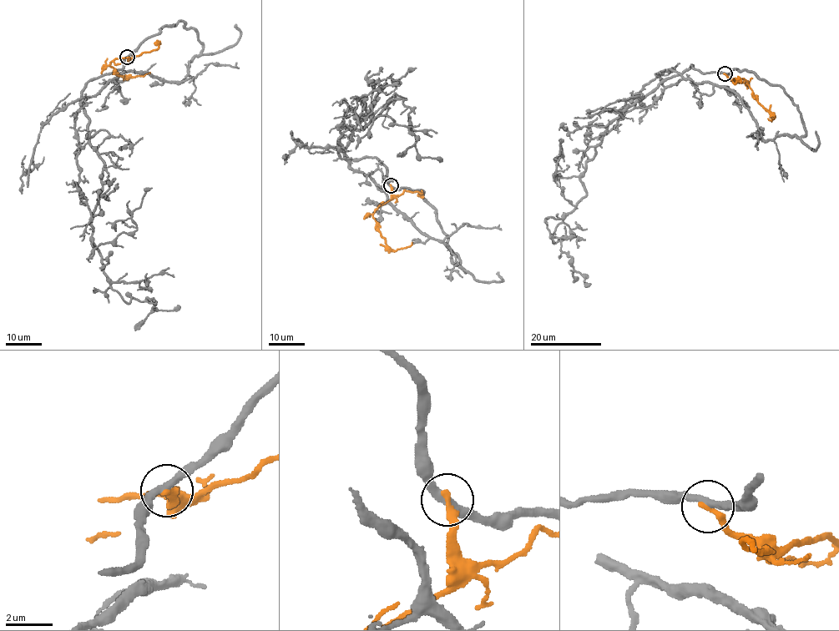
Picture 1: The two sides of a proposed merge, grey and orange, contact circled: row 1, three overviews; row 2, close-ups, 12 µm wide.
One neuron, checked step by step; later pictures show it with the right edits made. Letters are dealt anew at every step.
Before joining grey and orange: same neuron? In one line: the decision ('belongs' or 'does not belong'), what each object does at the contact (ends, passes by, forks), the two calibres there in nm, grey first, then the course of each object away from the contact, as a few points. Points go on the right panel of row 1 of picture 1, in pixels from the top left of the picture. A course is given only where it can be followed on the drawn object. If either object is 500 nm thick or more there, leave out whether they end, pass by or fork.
does not belong; grey passes by; orange ends there; 320 nm thick on the grey side, 320 nm on the other; grey runs (725, 74), (692, 64), (608, 125), (580, 179), (586, 194), (552, 240), (588, 285); orange runs (725, 74), (747, 81), (752, 95), (773, 119), (771, 122), (768, 118)

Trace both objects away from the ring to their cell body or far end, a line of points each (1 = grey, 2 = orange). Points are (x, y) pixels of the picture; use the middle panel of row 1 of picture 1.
1: (391, 185), (376, 158), (346, 159), (367, 116), (355, 115), (362, 129), (389, 116), (421, 158), (442, 160)
2: (391, 185), (391, 198), (373, 214), (376, 229), (393, 250), (406, 248), (412, 242)

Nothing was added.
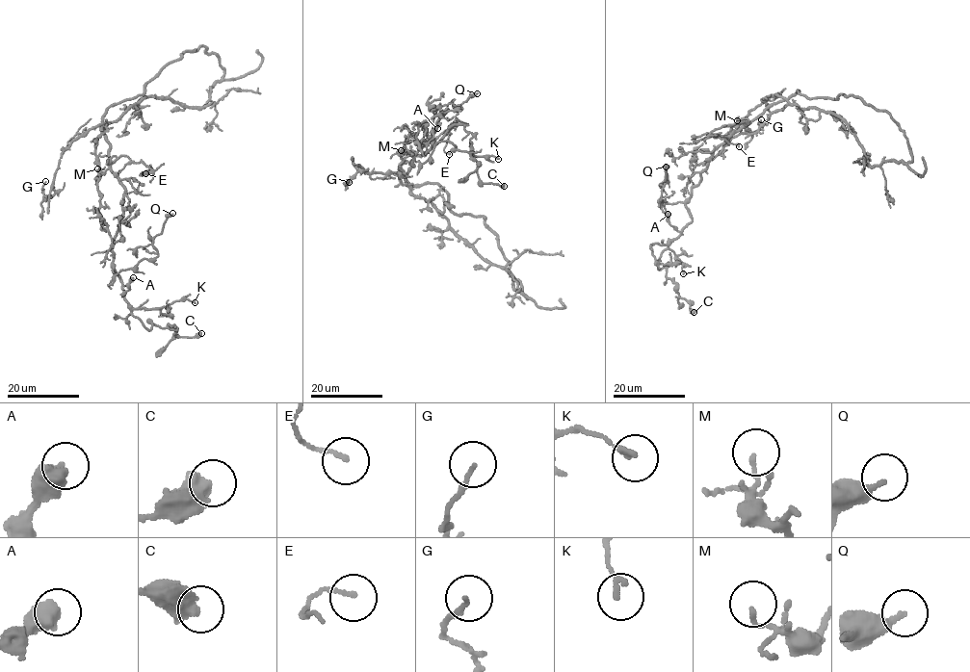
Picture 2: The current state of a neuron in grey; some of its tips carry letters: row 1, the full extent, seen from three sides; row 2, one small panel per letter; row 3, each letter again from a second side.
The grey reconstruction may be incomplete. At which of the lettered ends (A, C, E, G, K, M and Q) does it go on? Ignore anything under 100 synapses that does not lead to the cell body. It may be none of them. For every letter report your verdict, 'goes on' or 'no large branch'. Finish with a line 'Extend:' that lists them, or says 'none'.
A: no large branch
C: no large branch
E: no large branch
G: no large branch
K: no large branch
M: no large branch
Q: no large branch
Extend: none

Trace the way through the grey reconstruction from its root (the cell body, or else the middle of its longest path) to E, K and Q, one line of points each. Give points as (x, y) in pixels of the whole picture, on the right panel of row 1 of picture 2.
E: (754, 119), (747, 124), (744, 121), (734, 122), (711, 133), (739, 146)
K: (754, 119), (714, 151), (686, 204), (690, 223), (668, 244), (650, 245), (657, 262), (683, 263), (683, 273)
Q: (754, 119), (714, 151), (701, 180), (683, 202), (668, 203), (662, 196), (659, 201), (667, 182), (666, 167)

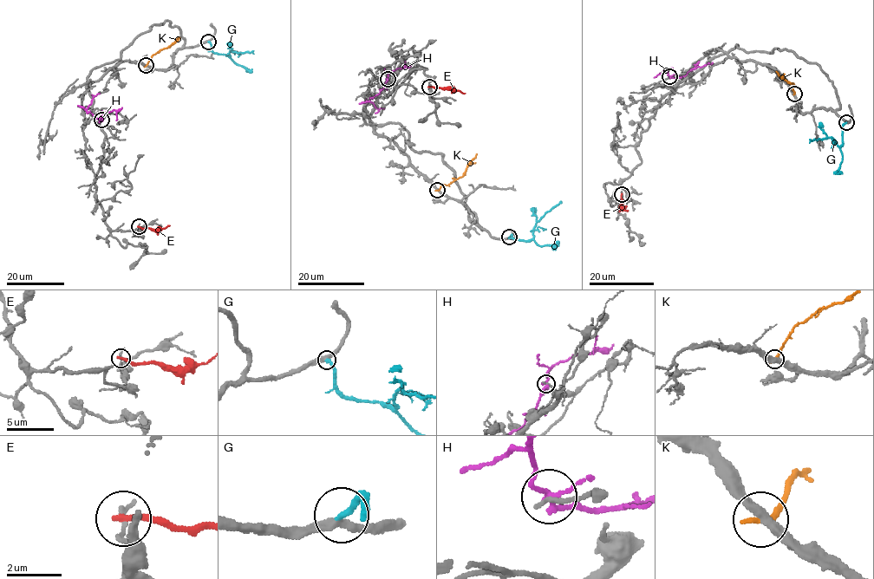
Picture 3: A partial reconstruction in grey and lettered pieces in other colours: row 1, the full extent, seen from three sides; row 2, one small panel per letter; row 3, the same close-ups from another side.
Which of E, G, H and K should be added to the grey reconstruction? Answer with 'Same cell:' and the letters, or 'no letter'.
Same cell: G

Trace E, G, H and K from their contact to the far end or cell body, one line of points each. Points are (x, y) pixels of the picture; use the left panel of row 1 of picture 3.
E: (138, 227), (160, 230), (170, 225)
G: (208, 42), (215, 53), (230, 55), (229, 51), (254, 54)
H: (101, 120), (87, 110), (94, 96), (100, 94)
K: (146, 65), (154, 55), (179, 37)

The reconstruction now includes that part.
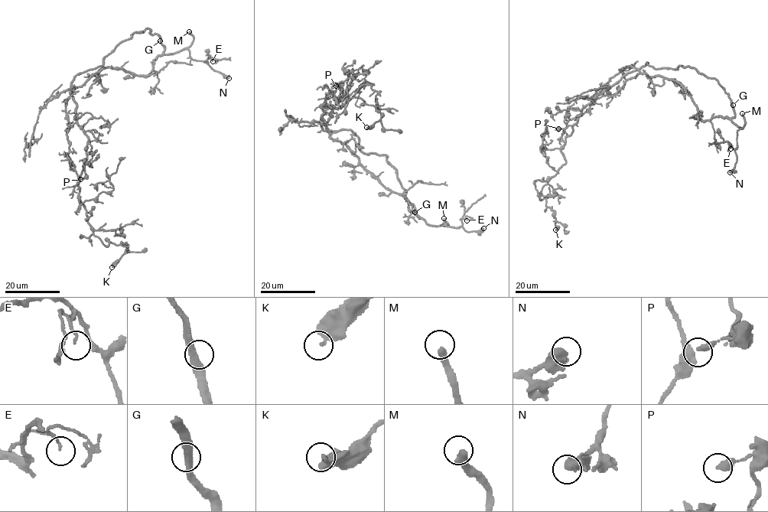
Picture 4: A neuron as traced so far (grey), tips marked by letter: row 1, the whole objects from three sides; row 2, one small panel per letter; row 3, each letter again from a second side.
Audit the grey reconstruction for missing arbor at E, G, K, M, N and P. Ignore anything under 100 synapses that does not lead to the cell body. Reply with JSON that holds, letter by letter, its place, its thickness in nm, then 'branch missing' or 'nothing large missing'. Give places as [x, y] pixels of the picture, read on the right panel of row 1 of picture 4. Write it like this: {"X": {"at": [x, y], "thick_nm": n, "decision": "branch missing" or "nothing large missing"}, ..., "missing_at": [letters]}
{"E": {"at": [730, 148], "thick_nm": 90, "decision": "nothing large missing"}, "G": {"at": [733, 105], "thick_nm": 360, "decision": "nothing large missing"}, "K": {"at": [555, 229], "thick_nm": 380, "decision": "nothing large missing"}, "M": {"at": [742, 113], "thick_nm": 380, "decision": "branch missing"}, "N": {"at": [730, 172], "thick_nm": 440, "decision": "nothing large missing"}, "P": {"at": [558, 128], "thick_nm": 320, "decision": "nothing large missing"}, "missing_at": ["M"]}

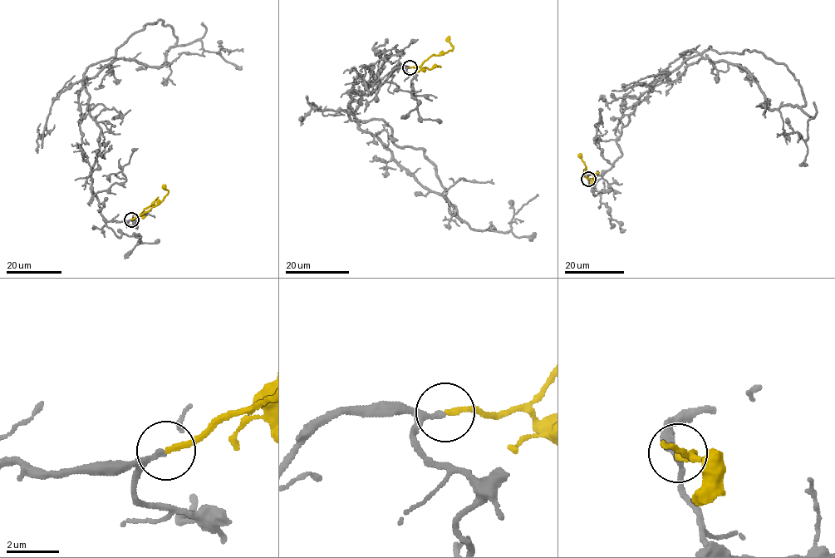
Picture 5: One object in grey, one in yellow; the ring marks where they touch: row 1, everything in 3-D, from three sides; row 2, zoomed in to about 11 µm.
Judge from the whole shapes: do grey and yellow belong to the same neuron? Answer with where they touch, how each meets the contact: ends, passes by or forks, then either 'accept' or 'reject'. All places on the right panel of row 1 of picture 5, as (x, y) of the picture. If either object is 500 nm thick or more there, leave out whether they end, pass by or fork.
(588, 179) | grey passes by | yellow ends | accept

